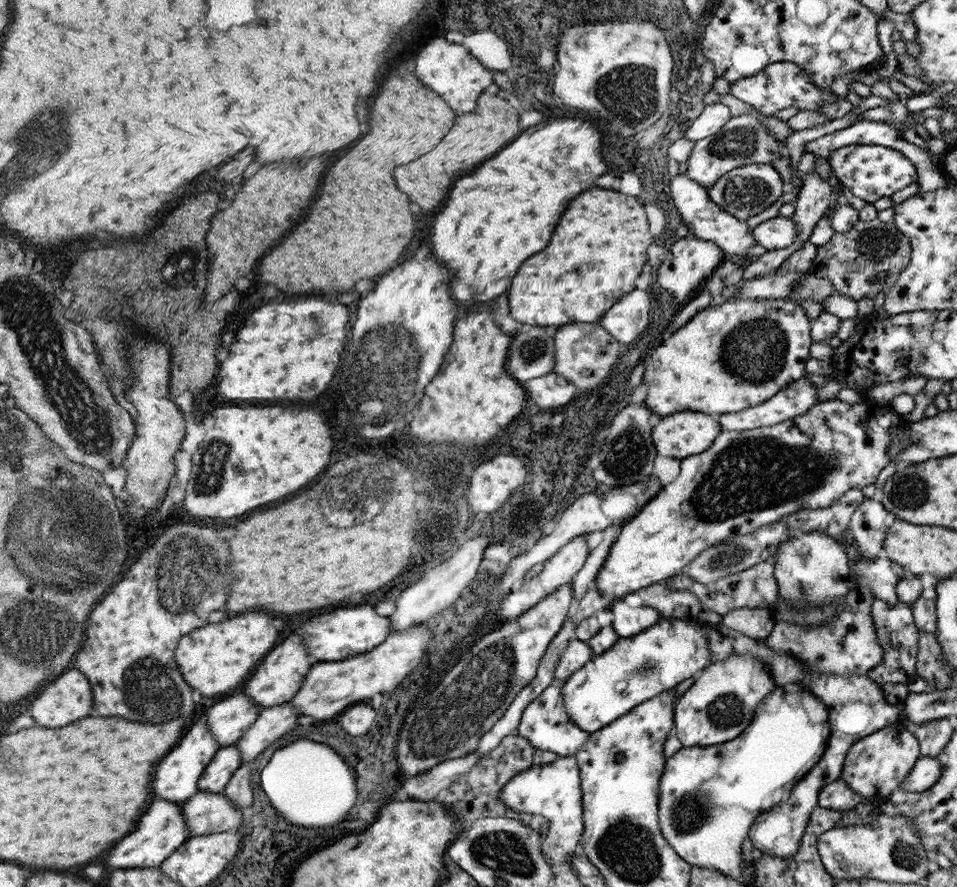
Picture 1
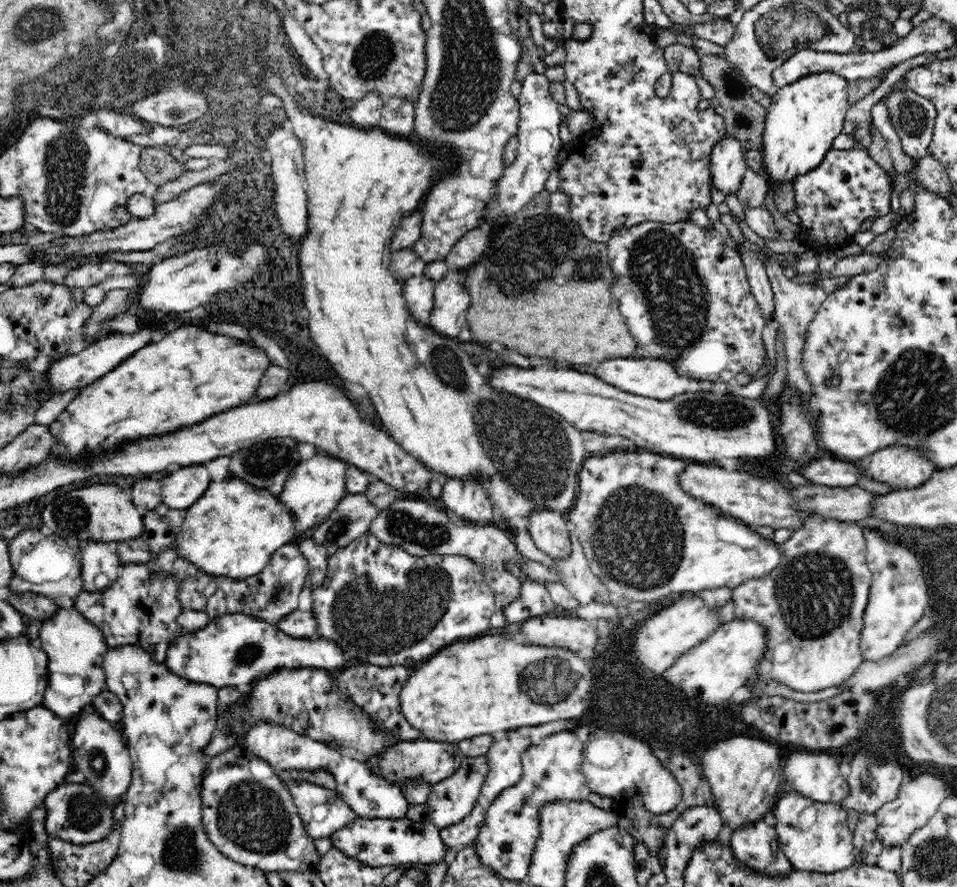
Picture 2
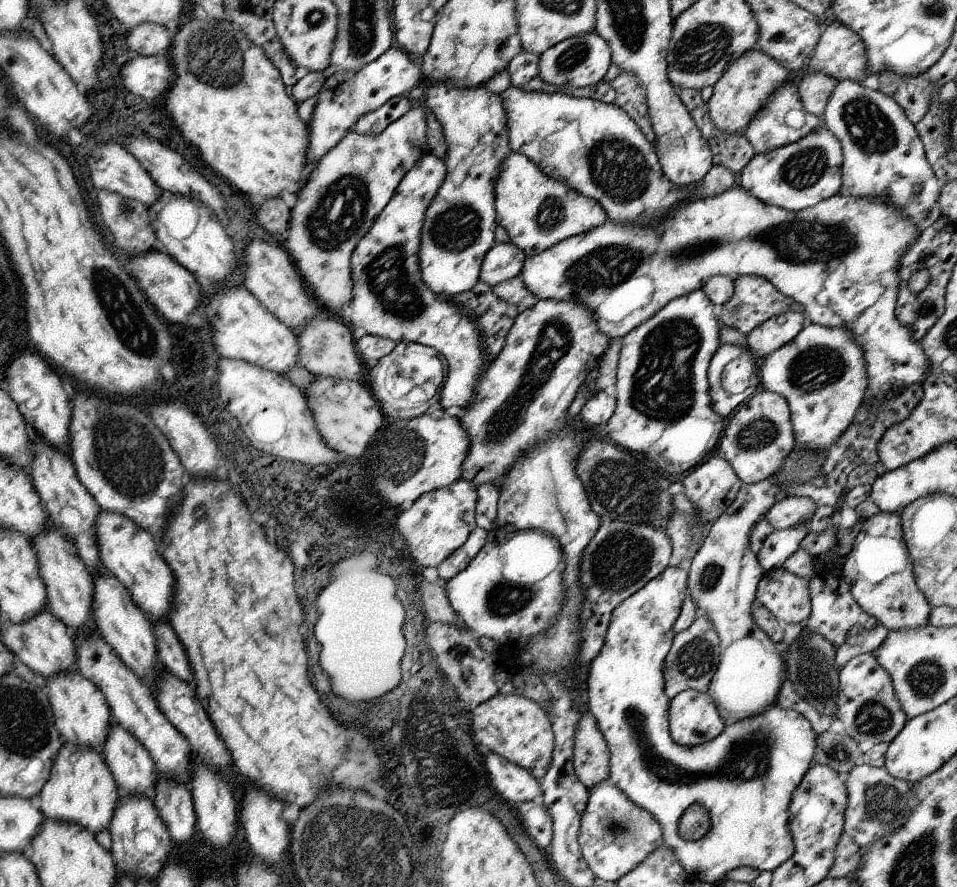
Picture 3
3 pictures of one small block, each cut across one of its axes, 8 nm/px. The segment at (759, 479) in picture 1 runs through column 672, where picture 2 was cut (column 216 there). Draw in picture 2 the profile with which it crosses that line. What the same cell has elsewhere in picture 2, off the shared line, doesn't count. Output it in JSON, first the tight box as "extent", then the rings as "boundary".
{"extent":[174,474,298,580],"boundary":[[[226,474],[222,482],[210,482],[208,490],[198,498],[188,510],[182,524],[182,530],[178,532],[178,538],[174,542],[176,554],[190,562],[194,568],[198,568],[202,574],[212,578],[230,578],[230,580],[248,580],[256,574],[260,574],[272,556],[284,548],[286,544],[292,544],[292,540],[298,536],[294,530],[294,516],[290,510],[278,500],[278,496],[272,496],[266,488],[250,486],[246,480]]]}

